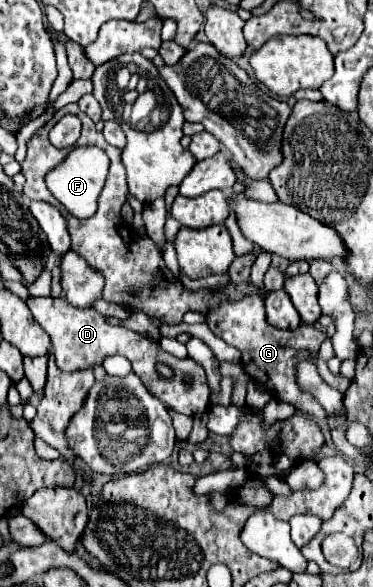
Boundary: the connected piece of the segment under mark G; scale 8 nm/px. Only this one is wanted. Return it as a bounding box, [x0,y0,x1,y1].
[22,103,328,419]

